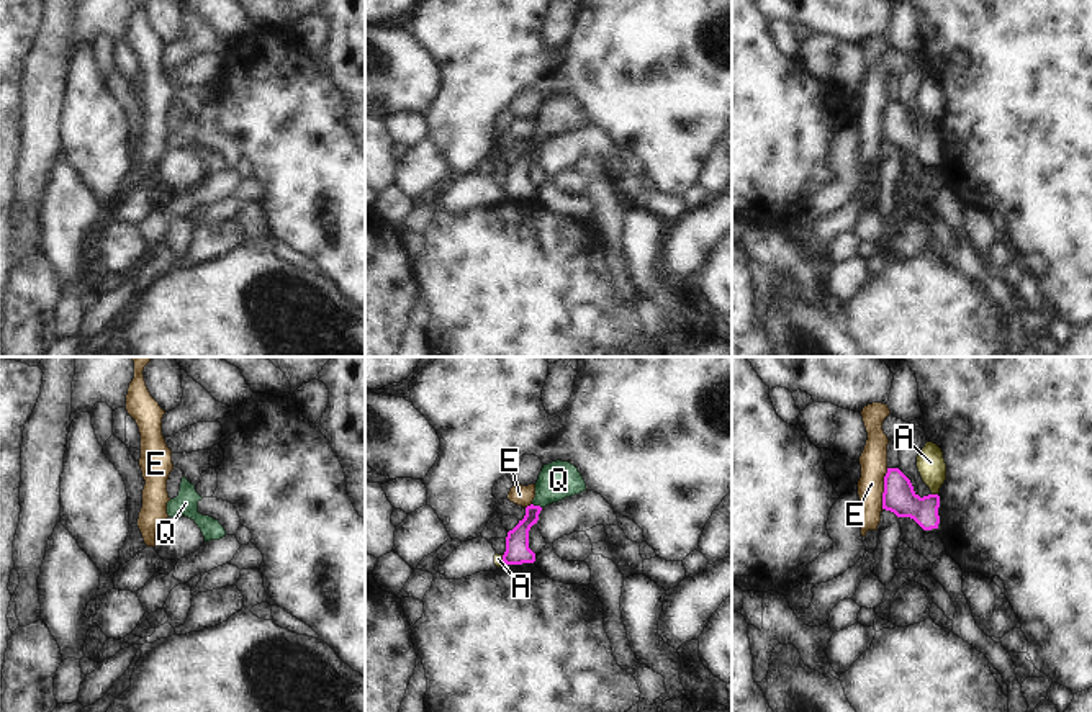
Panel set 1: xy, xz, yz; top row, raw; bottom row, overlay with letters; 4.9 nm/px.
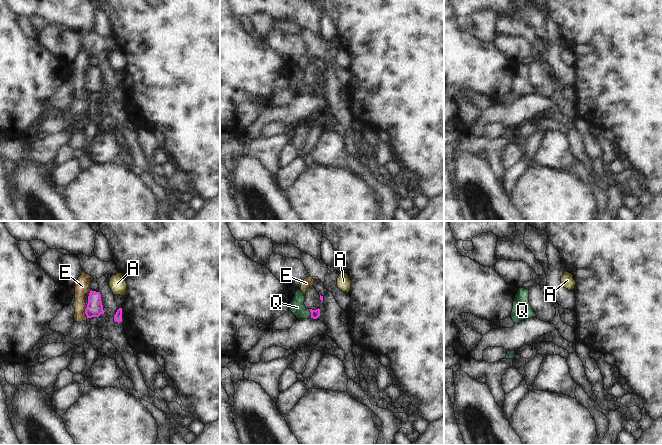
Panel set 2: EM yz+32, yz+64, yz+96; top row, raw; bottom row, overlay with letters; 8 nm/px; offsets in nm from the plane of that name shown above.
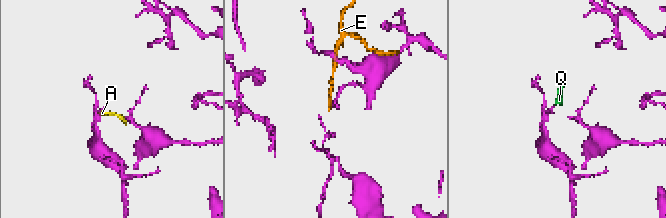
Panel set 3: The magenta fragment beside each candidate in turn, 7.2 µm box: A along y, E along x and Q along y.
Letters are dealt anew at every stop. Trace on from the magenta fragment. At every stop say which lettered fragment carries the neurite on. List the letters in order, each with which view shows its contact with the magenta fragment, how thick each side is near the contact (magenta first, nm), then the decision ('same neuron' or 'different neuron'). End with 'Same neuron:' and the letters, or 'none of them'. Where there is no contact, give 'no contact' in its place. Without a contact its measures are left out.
A: meets magenta in yz; 160 nm thick on the magenta side, 140 nm on the other; different neuron
E: meets magenta in yz; 160 nm thick on the magenta side, 140 nm on the other; different neuron
Q: meets magenta in xz; 120 nm thick on the magenta side, 190 nm on the other; same neuron
Same neuron: Q

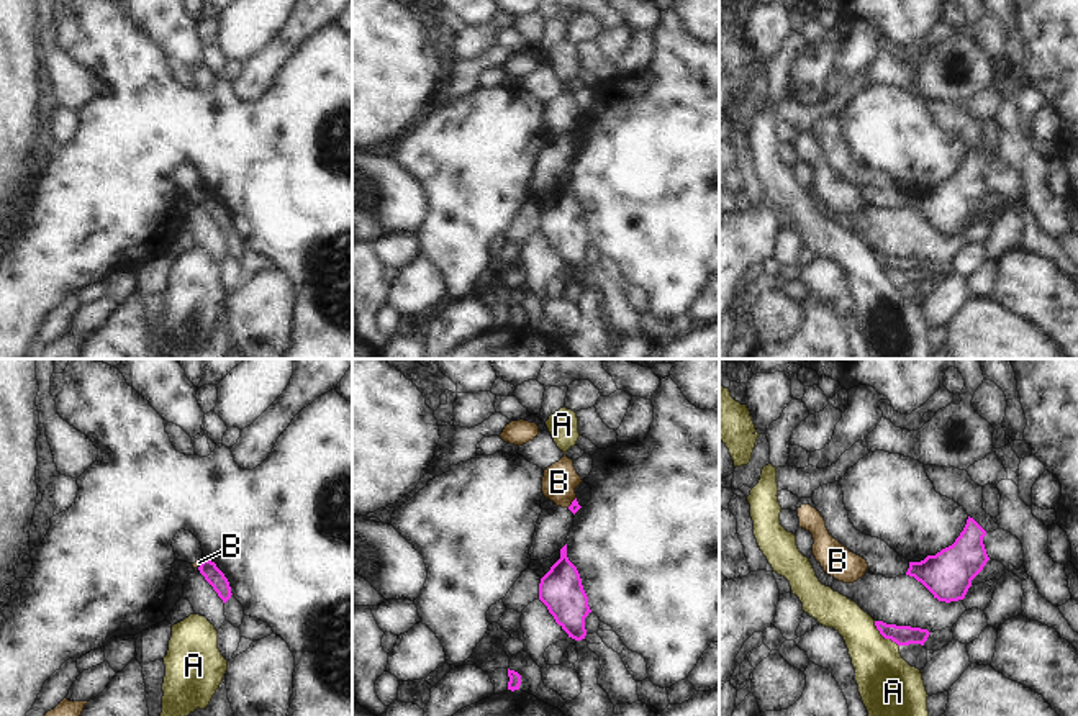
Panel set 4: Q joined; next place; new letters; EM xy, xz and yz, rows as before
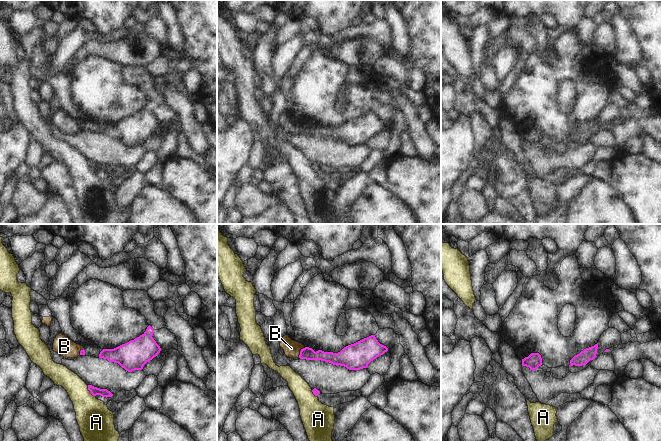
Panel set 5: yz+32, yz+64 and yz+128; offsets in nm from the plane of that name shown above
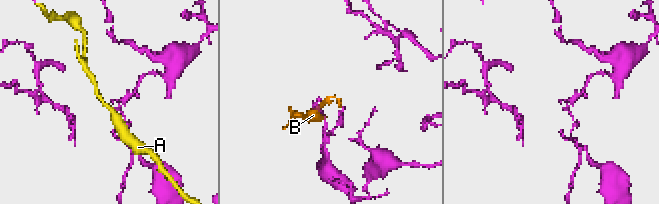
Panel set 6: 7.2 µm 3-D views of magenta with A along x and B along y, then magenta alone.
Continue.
A: meets magenta in yz; 100 nm thick on the magenta side, 300 nm on the other; different neuron
B: meets magenta in xz; 50 nm thick on the magenta side, 170 nm on the other; different neuron
Same neuron: none of them

